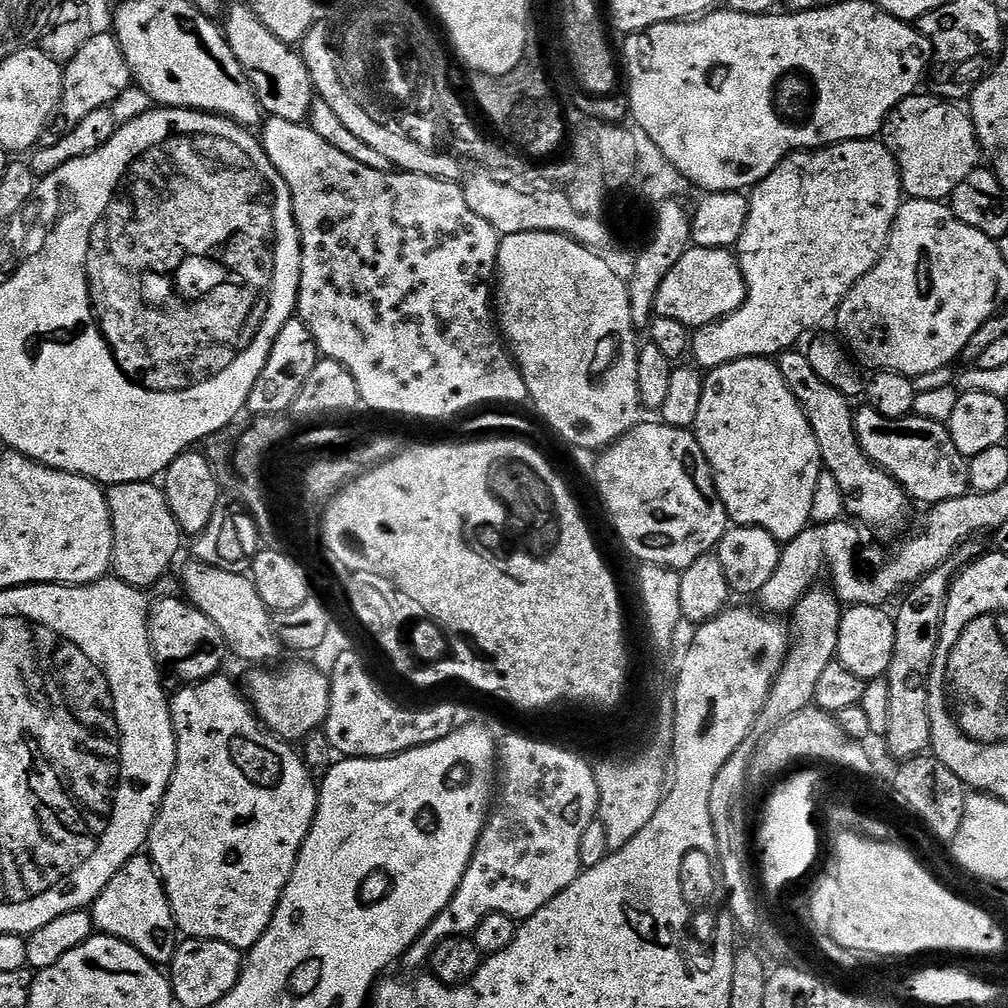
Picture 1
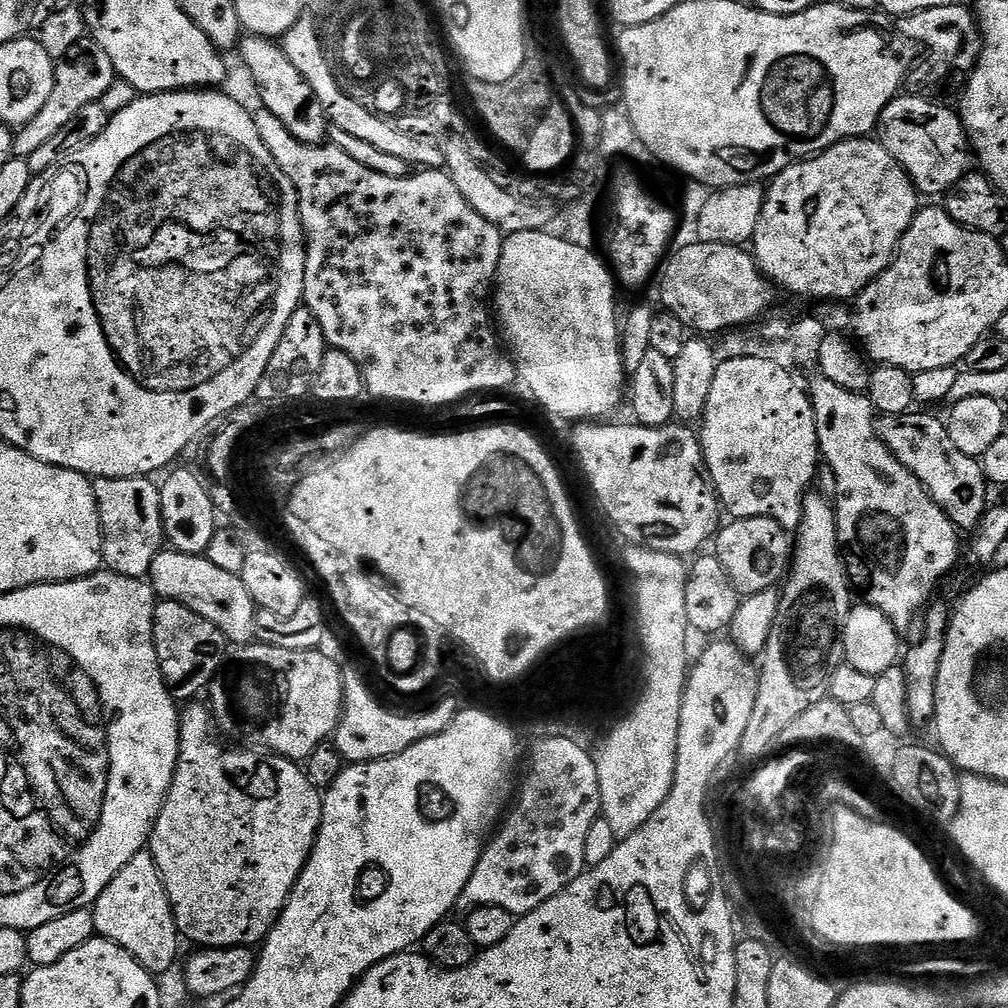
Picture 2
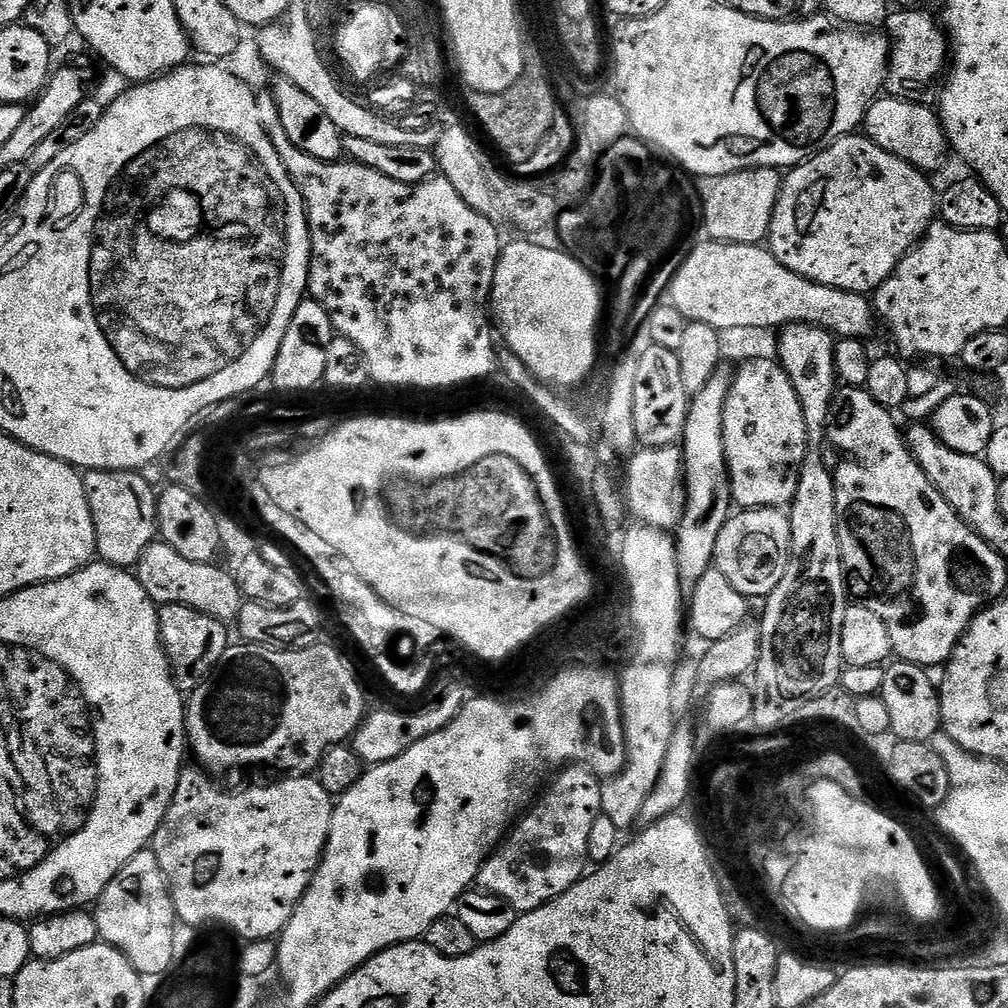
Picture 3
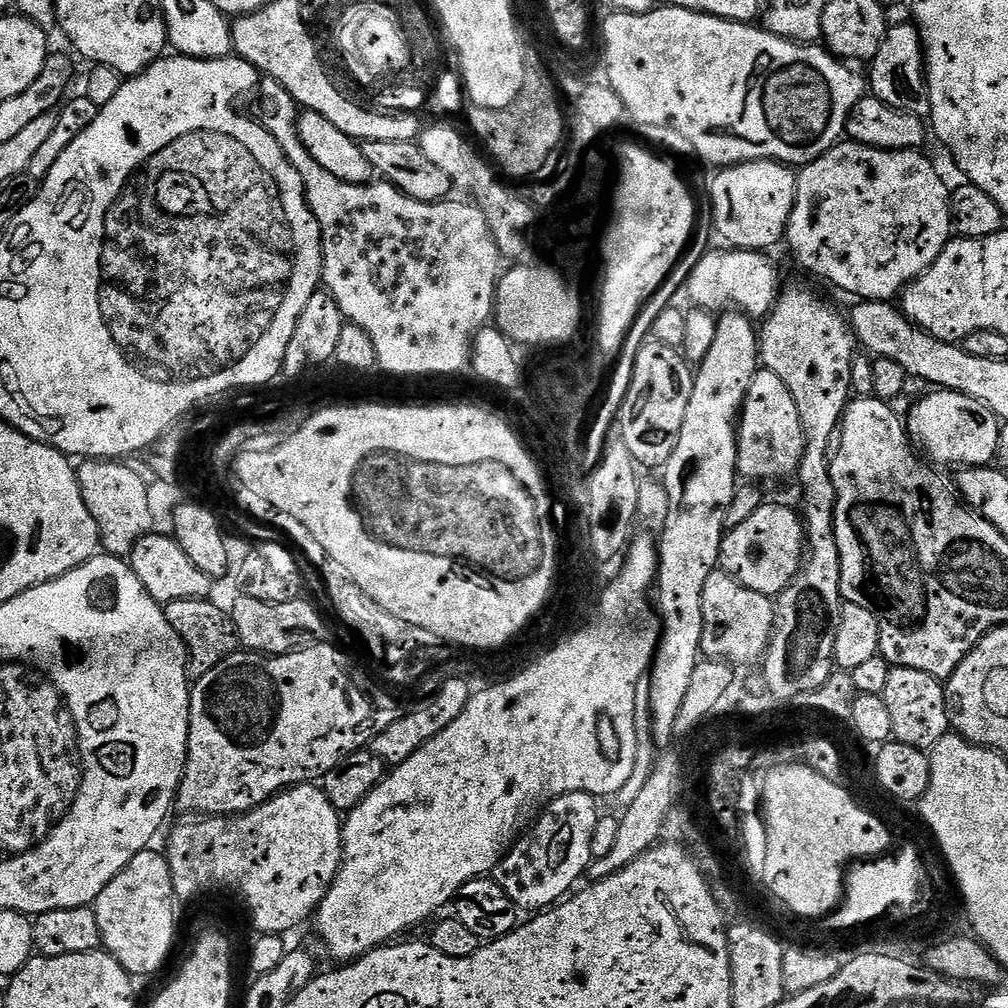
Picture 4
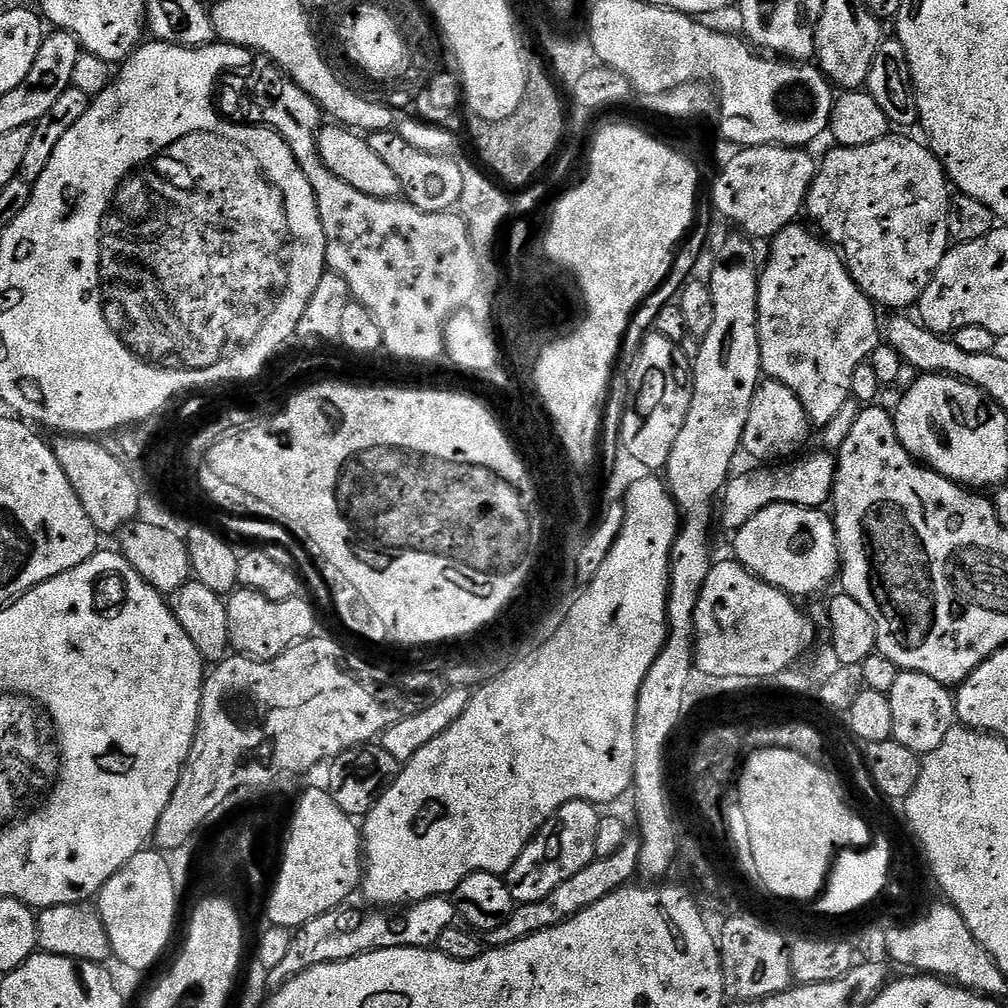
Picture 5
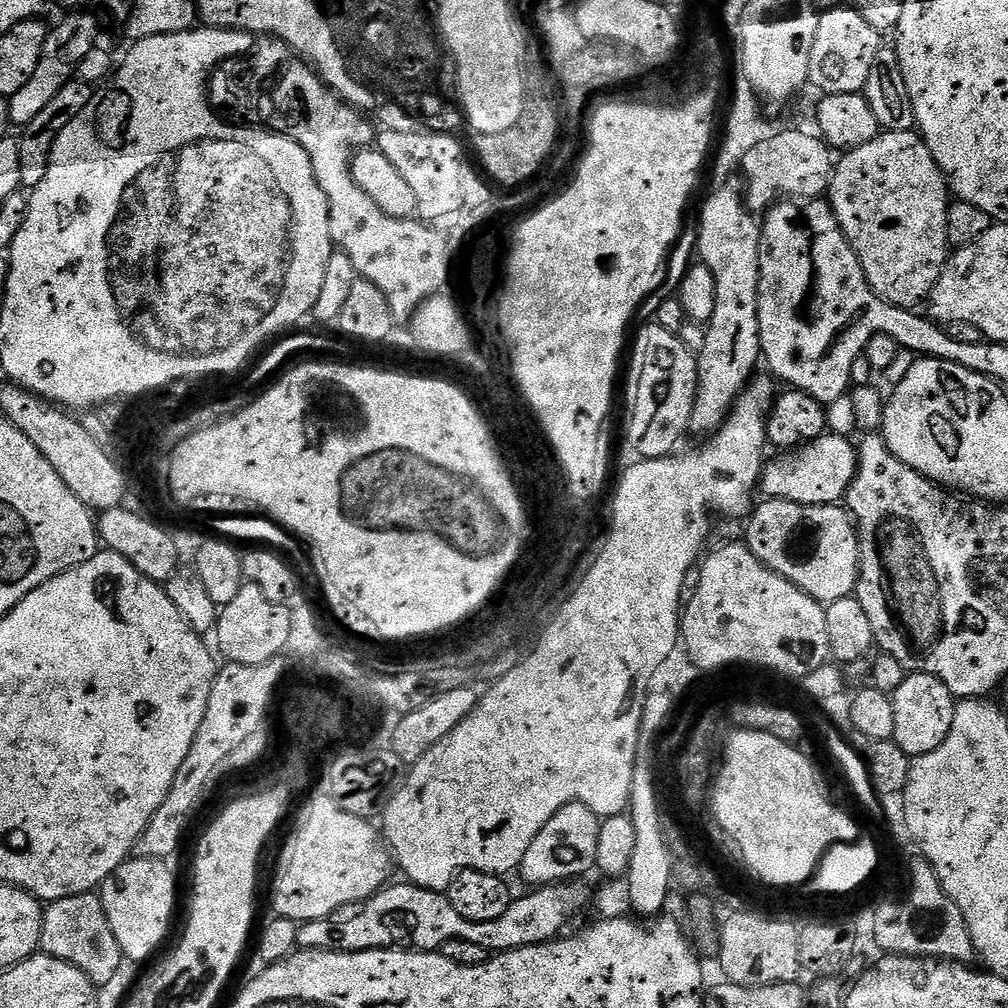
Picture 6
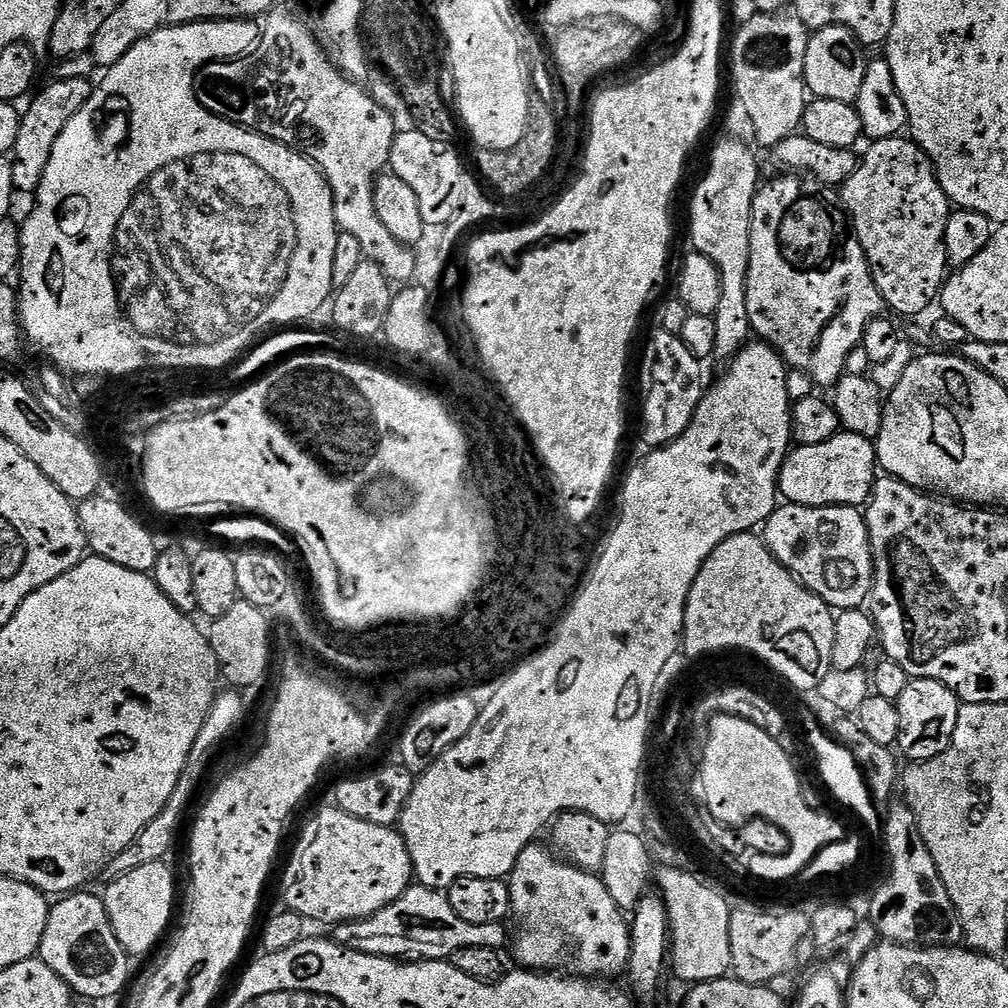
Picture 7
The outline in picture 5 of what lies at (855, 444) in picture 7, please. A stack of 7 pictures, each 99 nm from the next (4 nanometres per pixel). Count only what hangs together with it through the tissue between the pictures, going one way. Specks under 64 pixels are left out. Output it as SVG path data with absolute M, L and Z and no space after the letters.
M818 452L810 455L805 461L799 460L781 464L754 466L756 468L742 474L739 474L739 472L735 473L726 483L720 496L720 506L723 506L724 511L721 514L719 511L718 518L719 521L721 518L723 526L730 532L737 532L754 514L760 512L768 505L788 504L802 506L803 508L823 507L831 499L833 482L836 479L835 457L832 454L828 455L824 452Z

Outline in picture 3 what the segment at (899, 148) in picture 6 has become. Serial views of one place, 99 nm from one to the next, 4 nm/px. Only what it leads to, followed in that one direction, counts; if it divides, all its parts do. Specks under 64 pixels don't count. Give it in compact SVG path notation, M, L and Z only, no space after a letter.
M863 134L843 136L838 142L834 142L826 150L822 150L817 156L811 156L806 163L798 164L783 177L780 185L780 197L776 207L776 216L772 219L772 229L768 231L767 247L786 266L786 270L794 270L802 278L810 282L818 282L822 286L834 286L838 290L850 290L865 294L875 293L896 272L896 268L903 262L905 256L920 243L928 234L938 216L938 192L932 189L932 184L927 175L919 172L914 165L907 164L902 158L882 150L874 141Z

